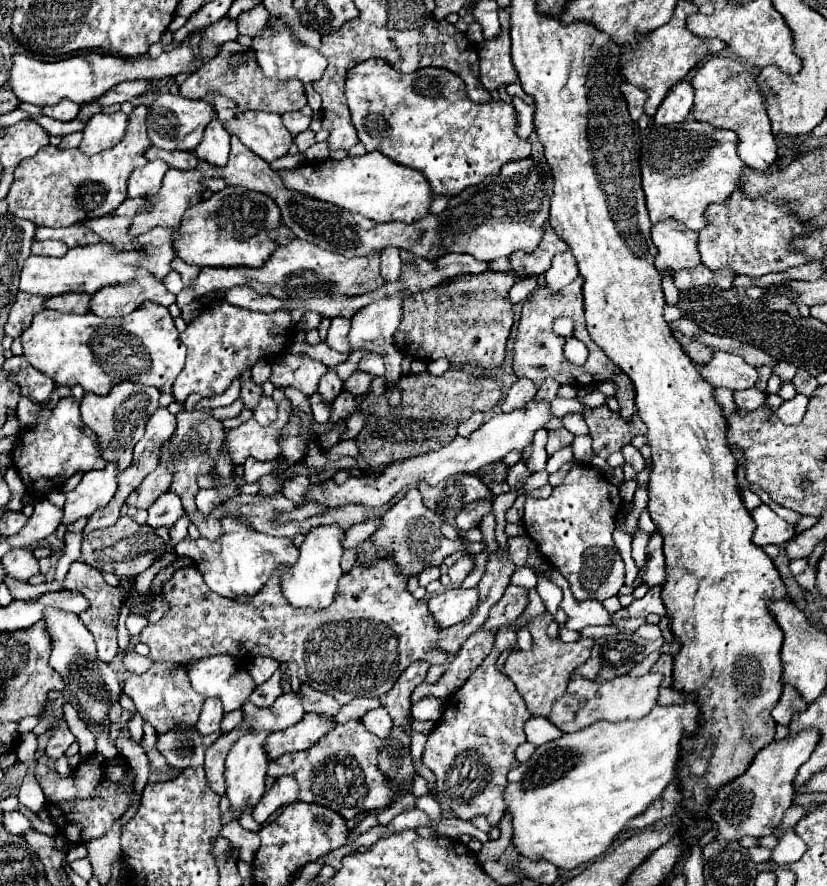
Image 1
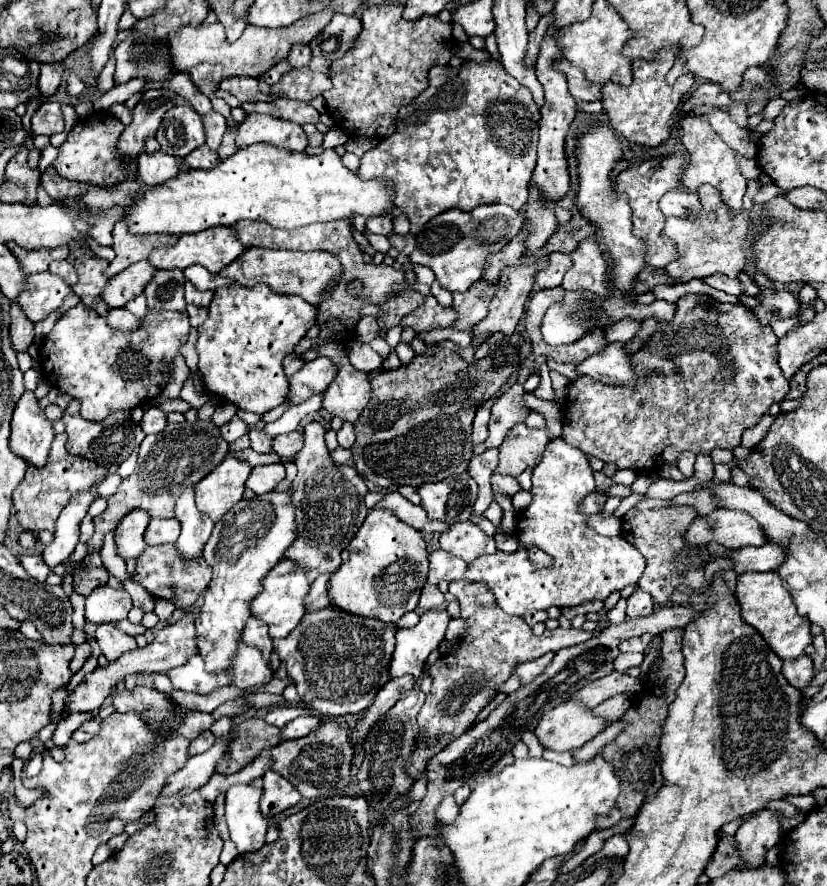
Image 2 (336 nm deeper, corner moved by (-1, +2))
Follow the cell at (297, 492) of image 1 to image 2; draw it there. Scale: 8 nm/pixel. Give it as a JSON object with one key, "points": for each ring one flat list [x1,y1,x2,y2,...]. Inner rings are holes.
{"points":[[280,462,266,464,266,466,254,466,246,480,246,488,250,488,256,494,266,494,284,478,286,478,286,474,284,474,284,466]]}

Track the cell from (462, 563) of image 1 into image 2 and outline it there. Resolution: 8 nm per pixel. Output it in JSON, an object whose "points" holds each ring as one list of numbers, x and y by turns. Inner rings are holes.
{"points":[[560,438,550,442,544,450,540,464,534,468,530,492,532,492,532,504,518,516,518,526,516,526,518,550,513,554,496,551,494,554,482,555,470,564,464,576,466,580,486,582,492,588,492,592,496,594,498,606,506,614,522,616,526,610,547,610,550,606,564,608,564,606,578,606,586,600,606,600,612,592,620,592,622,588,634,586,638,582,640,574,644,572,644,556,640,556,640,552,632,544,628,544,622,536,606,538,606,536,596,534,592,528,584,524,584,514,576,510,582,498,594,492,594,472,584,452,568,446],[530,544,546,550,554,558,554,566,544,568,544,570,534,568,524,550]]}

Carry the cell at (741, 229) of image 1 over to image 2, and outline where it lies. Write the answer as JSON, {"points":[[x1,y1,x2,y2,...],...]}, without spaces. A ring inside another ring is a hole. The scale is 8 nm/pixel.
{"points":[[670,190,660,198,660,210,664,216,676,216,684,218,690,212,700,212,700,202,694,192,684,192,684,190]]}

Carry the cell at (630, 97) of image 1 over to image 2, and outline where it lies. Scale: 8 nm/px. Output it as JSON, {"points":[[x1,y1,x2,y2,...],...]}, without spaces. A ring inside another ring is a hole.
{"points":[[562,58,556,68,566,76,568,80,568,90,576,100,584,100,584,102,594,102,600,100,600,90,602,86,594,86,594,84,586,84,584,80,584,72,580,72,580,68,572,66,566,58]]}

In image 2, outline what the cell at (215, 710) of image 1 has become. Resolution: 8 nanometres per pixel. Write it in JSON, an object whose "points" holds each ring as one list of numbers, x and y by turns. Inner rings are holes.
{"points":[[206,730,204,734,200,734,200,736,190,744,190,748,188,748,188,756,196,756,196,754,206,752,214,742,216,742,216,736,214,736,210,730]]}

